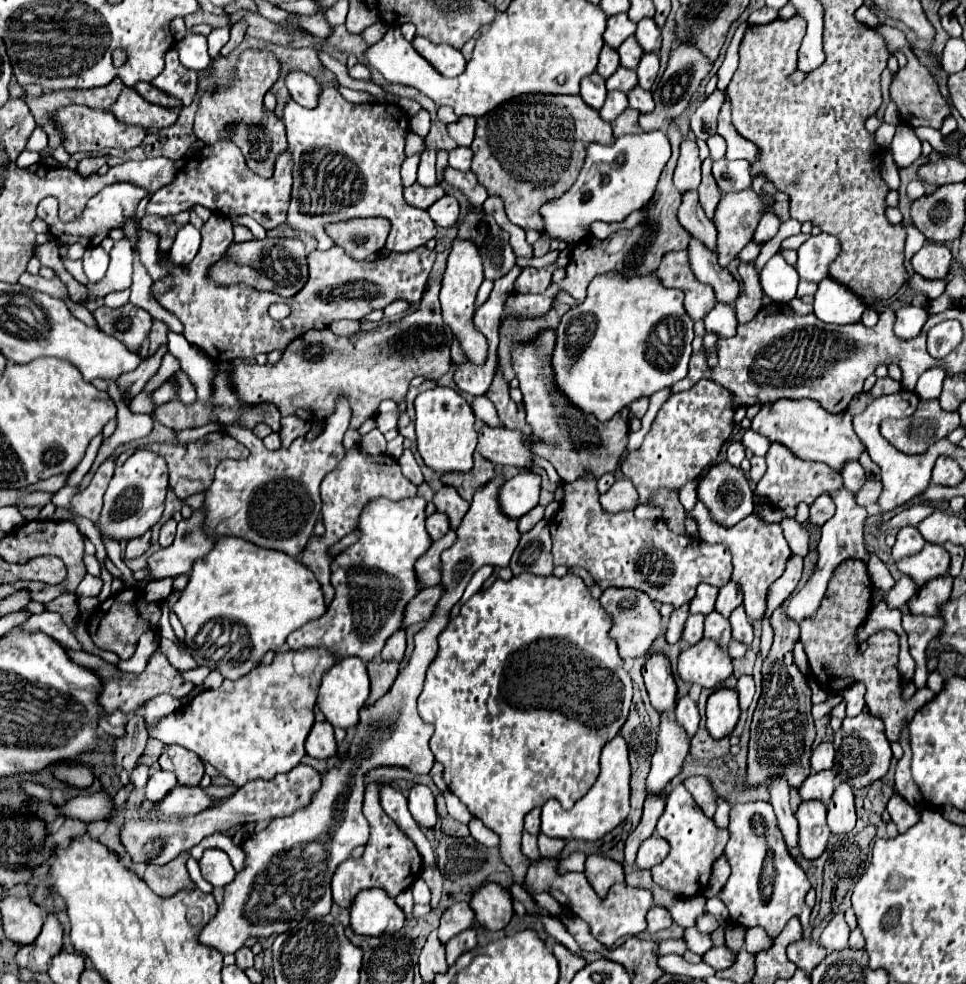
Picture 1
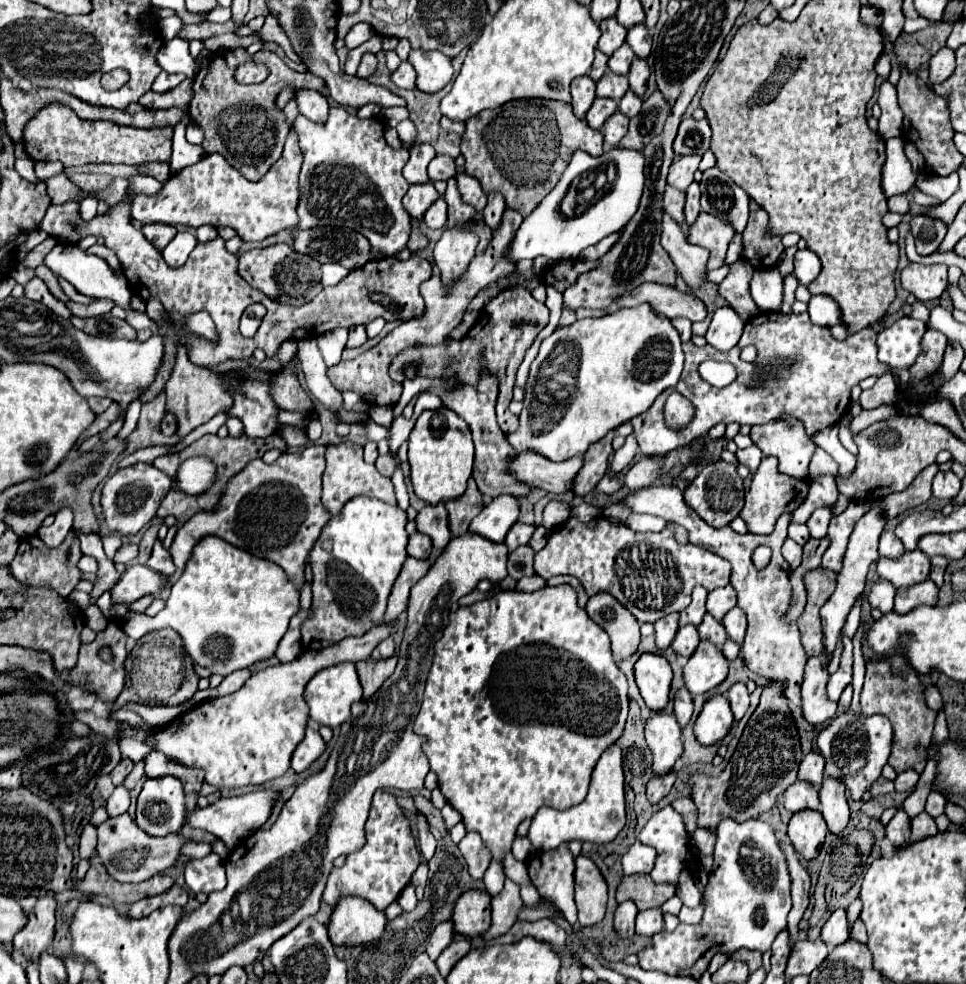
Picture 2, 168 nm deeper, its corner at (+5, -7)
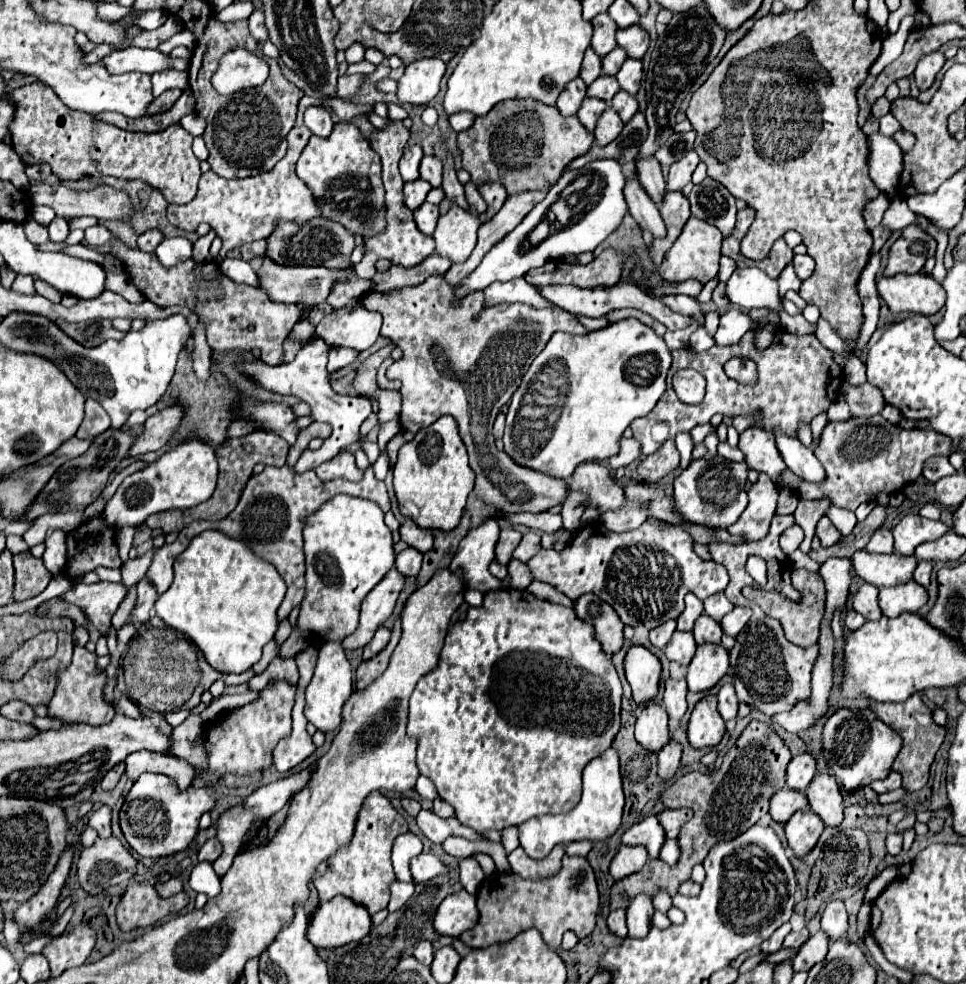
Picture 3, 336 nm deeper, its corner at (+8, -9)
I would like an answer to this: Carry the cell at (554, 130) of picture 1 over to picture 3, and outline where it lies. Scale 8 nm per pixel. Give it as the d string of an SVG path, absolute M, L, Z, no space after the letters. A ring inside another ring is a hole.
M532 98L498 102L486 116L476 118L468 130L458 132L462 168L470 172L472 182L476 186L502 182L510 196L524 190L550 188L568 164L586 154L592 144L592 132L588 132L576 116L564 118L558 108Z

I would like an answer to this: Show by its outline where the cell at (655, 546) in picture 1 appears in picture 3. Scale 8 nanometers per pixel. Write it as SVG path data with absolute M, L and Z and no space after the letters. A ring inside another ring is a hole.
M644 522L638 530L622 532L622 534L614 534L604 528L588 530L588 526L584 526L572 536L572 540L564 550L554 550L554 548L540 550L526 564L530 566L530 572L534 574L536 580L556 586L568 598L578 600L582 594L592 592L600 596L604 602L610 602L610 606L618 612L618 616L624 620L626 626L642 624L646 628L654 628L670 618L680 616L680 612L684 610L684 594L694 592L698 598L706 600L710 594L726 590L726 582L728 582L726 568L718 566L712 560L702 560L692 550L692 544L694 540L688 532L680 528L658 528L648 522Z

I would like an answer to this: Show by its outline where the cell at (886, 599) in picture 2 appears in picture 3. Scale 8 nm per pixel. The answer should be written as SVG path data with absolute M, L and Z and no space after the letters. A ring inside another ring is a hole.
M862 584L862 588L852 598L852 608L860 612L866 620L882 618L882 608L878 606L878 588Z

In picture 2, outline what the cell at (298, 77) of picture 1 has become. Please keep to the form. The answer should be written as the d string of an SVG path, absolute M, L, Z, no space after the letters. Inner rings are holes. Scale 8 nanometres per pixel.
M305 90L299 94L297 98L299 104L299 112L309 118L311 122L317 124L325 124L327 122L327 114L329 114L329 104L327 98L323 98L317 90Z

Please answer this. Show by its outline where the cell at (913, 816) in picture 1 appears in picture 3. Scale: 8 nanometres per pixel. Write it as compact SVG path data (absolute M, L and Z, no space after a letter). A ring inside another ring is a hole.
M890 832L886 836L886 850L896 856L900 850L902 850L902 834L900 832Z

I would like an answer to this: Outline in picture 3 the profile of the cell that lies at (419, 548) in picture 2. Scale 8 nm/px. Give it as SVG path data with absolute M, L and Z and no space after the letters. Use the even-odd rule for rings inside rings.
M410 546L396 556L396 568L404 576L418 576L420 566L422 566L422 554L418 554L418 550L410 550Z

